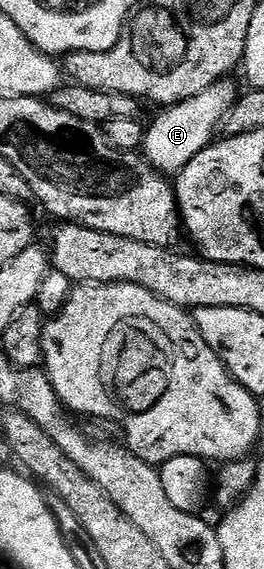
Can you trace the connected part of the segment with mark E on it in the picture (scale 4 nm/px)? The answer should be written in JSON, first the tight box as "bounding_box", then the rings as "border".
{"bounding_box":[143,80,239,176],"border":[[[222,80],[211,84],[211,88],[199,92],[199,96],[191,96],[187,100],[162,109],[158,113],[161,115],[153,123],[148,123],[143,143],[143,157],[160,174],[166,176],[180,174],[183,168],[187,168],[187,164],[191,164],[191,160],[195,160],[199,152],[203,152],[203,148],[207,148],[210,142],[218,137],[225,117],[236,105],[239,97],[236,84],[229,81],[233,80]]]}

